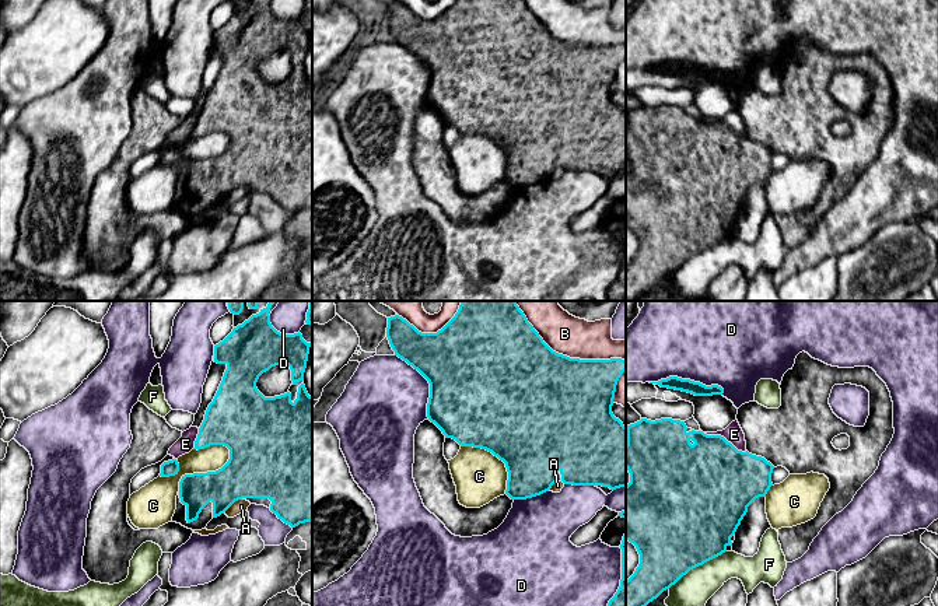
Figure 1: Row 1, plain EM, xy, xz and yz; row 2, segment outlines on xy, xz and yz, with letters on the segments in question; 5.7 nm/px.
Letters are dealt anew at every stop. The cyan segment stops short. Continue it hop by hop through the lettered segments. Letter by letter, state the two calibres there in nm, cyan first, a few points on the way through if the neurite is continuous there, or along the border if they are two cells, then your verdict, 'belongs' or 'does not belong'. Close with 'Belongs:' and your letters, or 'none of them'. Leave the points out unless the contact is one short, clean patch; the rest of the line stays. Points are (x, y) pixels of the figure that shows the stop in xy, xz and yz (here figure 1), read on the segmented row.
A: 360/80 nm | does not belong
B: 500/220 nm | does not belong
C: 280/160 nm | does not belong
D: 80/500 nm | does not belong
E: 460/110 nm | does not belong
F: 500/200 nm | does not belong
Belongs: none of them

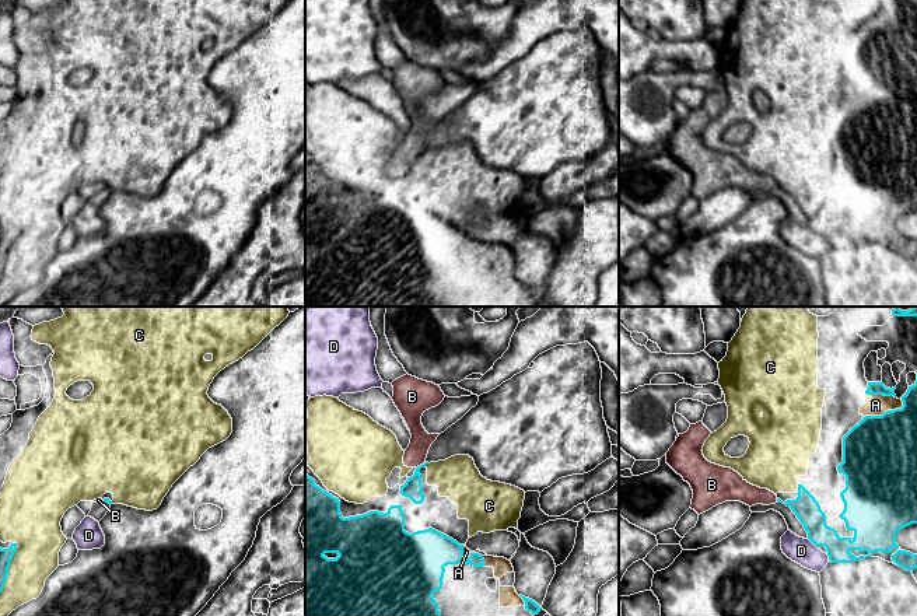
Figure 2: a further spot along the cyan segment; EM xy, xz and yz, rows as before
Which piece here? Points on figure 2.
A: 440/130 nm | belongs
B: 110/130 nm | along xz (426, 462), (416, 468) | does not belong
C: 80/280 nm | does not belong
D: 150/150 nm | does not belong
Belongs: A

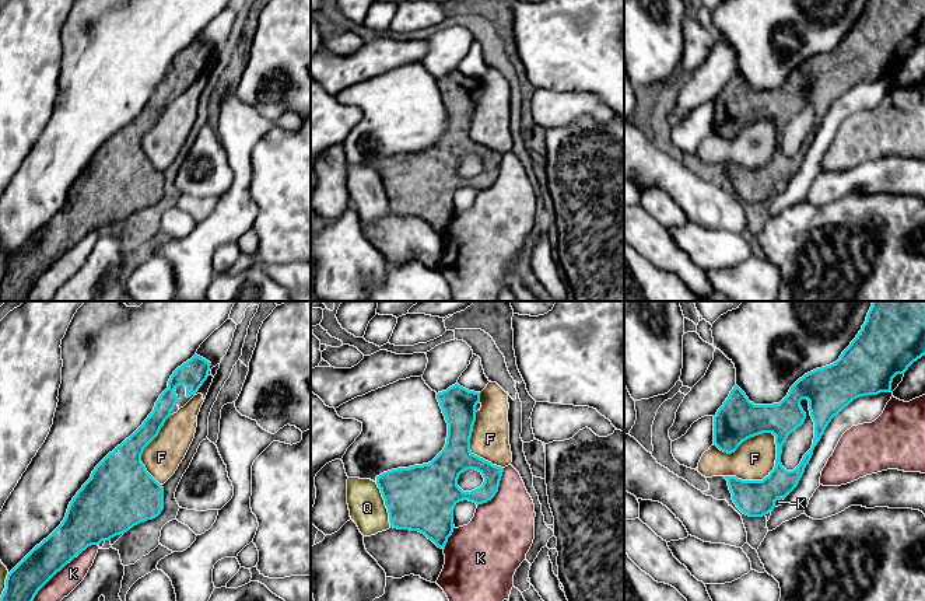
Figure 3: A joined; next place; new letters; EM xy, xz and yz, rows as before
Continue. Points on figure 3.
F: 240/240 nm | does not belong
K: 200/140 nm | does not belong
Q: 380/220 nm | does not belong
Belongs: none of them

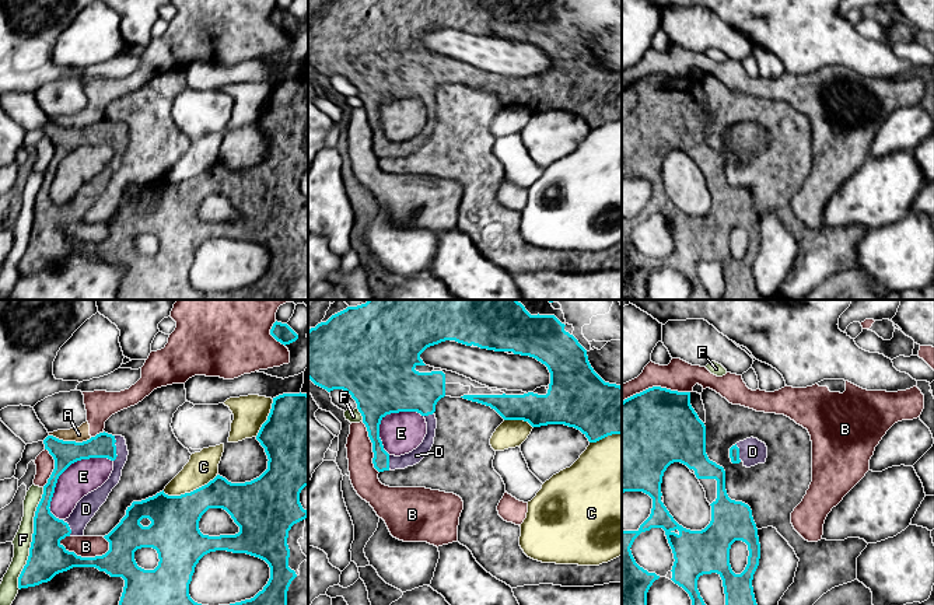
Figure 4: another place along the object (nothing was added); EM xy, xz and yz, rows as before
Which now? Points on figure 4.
A: 140/90 nm | along xy (49, 434), (76, 441), (86, 441), (91, 437) | does not belong
B: 220/130 nm | does not belong
C: 280/180 nm | does not belong
D: 140/70 nm | belongs
E: 140/190 nm | does not belong
F: 220/100 nm | does not belong
Belongs: D

